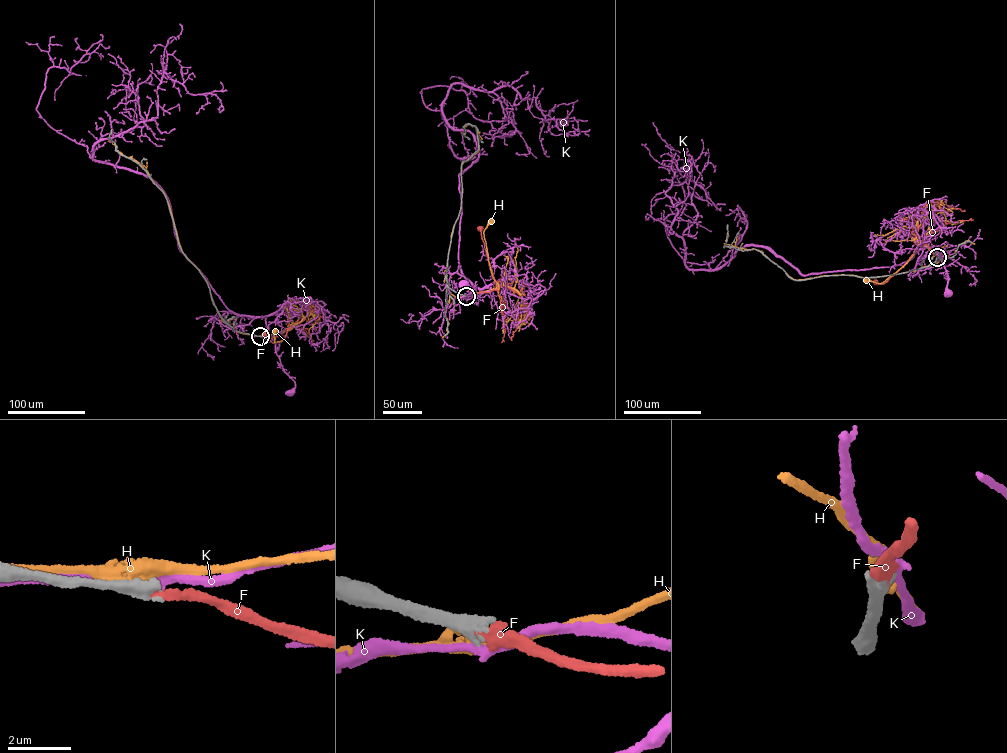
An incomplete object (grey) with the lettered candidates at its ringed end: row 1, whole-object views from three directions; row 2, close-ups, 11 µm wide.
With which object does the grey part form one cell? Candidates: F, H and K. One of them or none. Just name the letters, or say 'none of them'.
F

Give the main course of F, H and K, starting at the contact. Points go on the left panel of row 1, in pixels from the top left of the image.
F: (260, 336), (276, 337), (292, 326), (279, 341), (272, 342), (265, 333)
H: (260, 336), (292, 328), (283, 340), (275, 342), (274, 331)
K: (260, 336), (272, 336), (283, 369), (294, 382), (291, 393)

